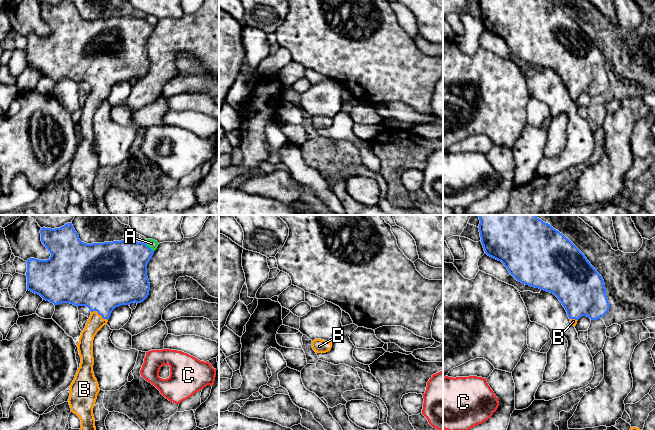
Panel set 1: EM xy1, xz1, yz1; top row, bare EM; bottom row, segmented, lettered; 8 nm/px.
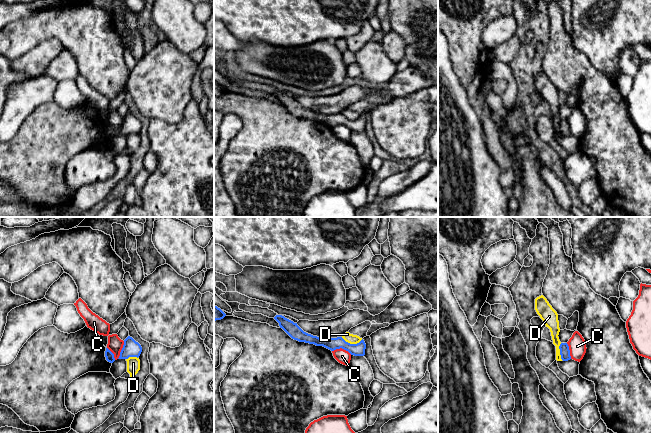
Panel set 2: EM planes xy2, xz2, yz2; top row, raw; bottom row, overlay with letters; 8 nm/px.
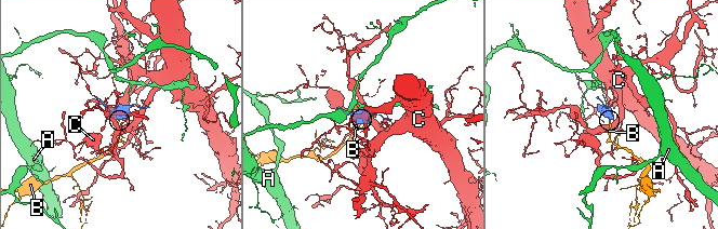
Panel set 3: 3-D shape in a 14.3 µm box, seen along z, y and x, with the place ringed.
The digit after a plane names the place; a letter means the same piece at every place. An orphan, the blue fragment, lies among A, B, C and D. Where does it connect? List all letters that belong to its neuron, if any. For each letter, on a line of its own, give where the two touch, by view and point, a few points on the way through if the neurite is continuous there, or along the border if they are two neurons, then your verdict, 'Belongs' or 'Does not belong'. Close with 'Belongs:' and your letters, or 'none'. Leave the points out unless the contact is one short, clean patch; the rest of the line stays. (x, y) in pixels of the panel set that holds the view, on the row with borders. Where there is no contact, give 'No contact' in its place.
A: Touches blue at xy1 (148, 247). Does not belong
B: Touches blue at xy1 (99, 314). Path across: xy1 (101, 283), (99, 314), (95, 322). Belongs
C: Touches blue at xz2 (342, 348). Boundary: xz2 (332, 350), (343, 348), (351, 354). Does not belong
D: Touches blue at xz2 (352, 344). Boundary: xz2 (341, 337), (350, 343), (358, 343), (362, 339). Does not belong
Belongs: B

